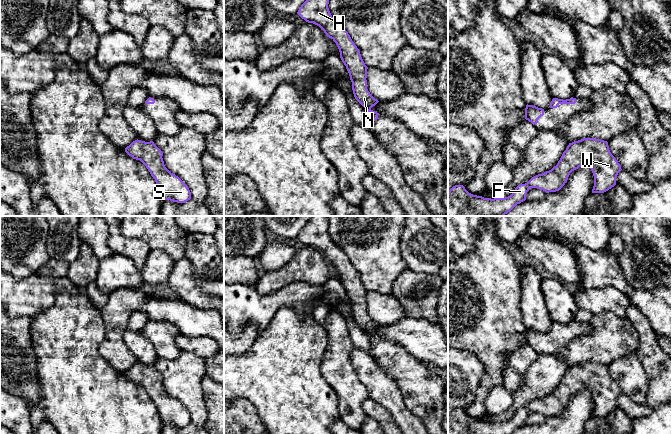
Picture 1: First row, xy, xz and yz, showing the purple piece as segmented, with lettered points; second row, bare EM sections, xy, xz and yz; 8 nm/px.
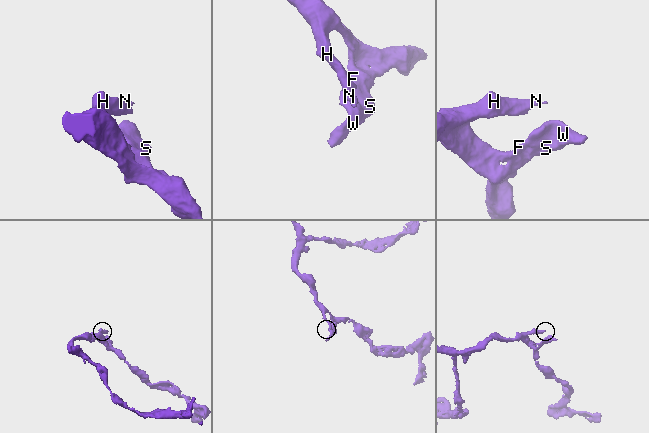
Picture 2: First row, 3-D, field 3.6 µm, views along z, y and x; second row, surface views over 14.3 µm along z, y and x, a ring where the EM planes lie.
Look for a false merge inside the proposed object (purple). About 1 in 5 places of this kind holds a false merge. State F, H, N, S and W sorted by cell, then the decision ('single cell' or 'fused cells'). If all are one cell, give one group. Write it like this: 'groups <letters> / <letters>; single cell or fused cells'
groups F H N S W; single cell

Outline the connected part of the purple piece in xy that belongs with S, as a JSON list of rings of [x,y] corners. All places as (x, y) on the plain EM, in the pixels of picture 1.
[[[137,363],[125,372],[125,376],[146,390],[164,424],[185,427],[191,423],[188,410],[165,391],[163,377],[153,365]]]

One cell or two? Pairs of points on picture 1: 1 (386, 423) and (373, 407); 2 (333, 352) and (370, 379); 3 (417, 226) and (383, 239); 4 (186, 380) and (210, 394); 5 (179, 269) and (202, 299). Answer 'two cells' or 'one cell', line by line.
1: one cell
2: two cells
3: two cells
4: two cells
5: one cell

